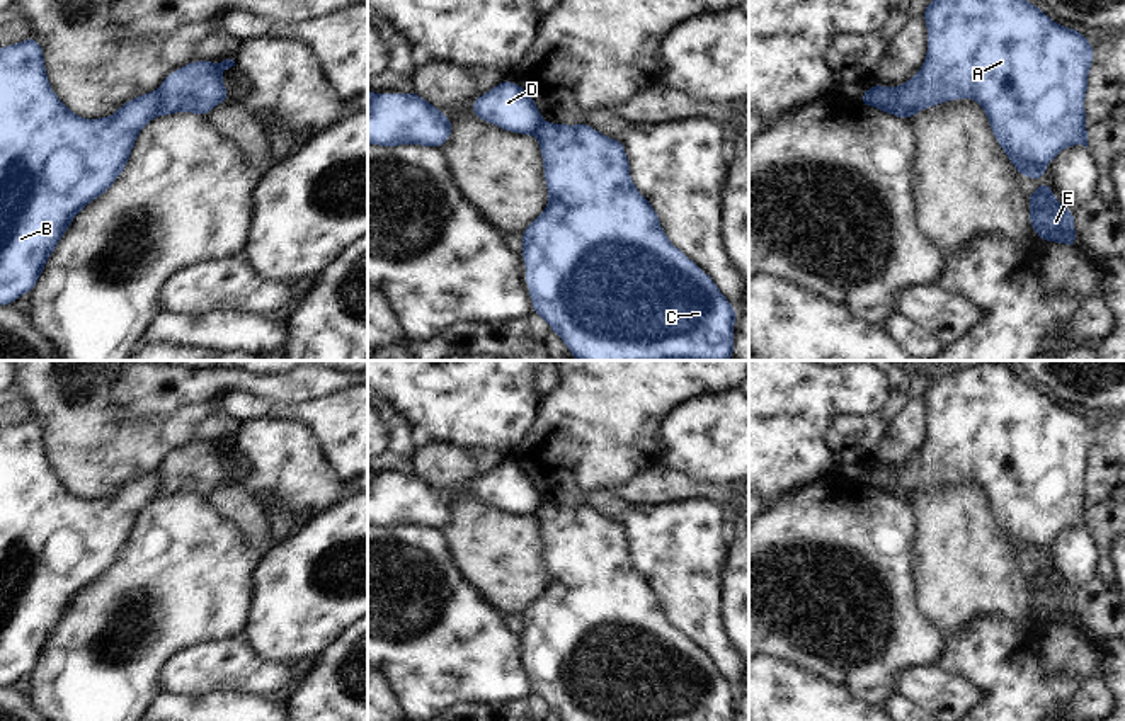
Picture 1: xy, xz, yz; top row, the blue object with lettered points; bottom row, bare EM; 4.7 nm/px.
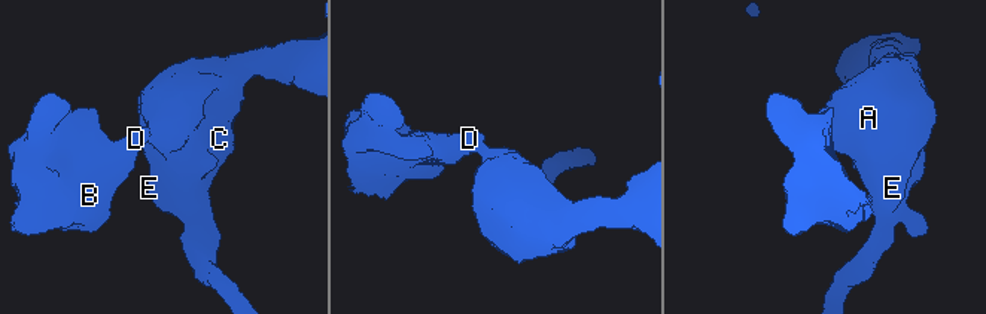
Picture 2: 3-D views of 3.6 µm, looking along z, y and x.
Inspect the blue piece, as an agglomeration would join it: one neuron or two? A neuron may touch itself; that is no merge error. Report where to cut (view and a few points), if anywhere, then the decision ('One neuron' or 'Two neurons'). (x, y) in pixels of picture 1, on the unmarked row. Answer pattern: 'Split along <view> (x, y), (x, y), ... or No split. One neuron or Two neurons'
Split along yz (892, 470), (896, 478), (894, 493). Two neurons

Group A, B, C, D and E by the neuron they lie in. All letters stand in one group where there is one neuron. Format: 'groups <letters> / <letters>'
groups A C E / B D

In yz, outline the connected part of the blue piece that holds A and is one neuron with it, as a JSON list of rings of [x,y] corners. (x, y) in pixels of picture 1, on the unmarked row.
[[[985,362],[931,381],[924,389],[928,406],[928,434],[922,449],[909,463],[894,469],[895,497],[911,500],[926,488],[957,480],[977,481],[989,500],[992,515],[1006,532],[1019,556],[1045,559],[1047,544],[1064,529],[1088,529],[1084,478],[1094,429],[1081,412],[1060,408],[1031,383],[1023,381],[1013,364]]]

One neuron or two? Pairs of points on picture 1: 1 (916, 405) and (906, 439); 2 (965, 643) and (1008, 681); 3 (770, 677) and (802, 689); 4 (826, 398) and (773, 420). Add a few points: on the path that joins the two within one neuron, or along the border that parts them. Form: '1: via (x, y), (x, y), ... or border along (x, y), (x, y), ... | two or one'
1: via (914, 414), (907, 431) | one
2: via (976, 652), (998, 670) | one
3: via (778, 681), (793, 689) | one
4: via (812, 398), (799, 398), (787, 407) | one

